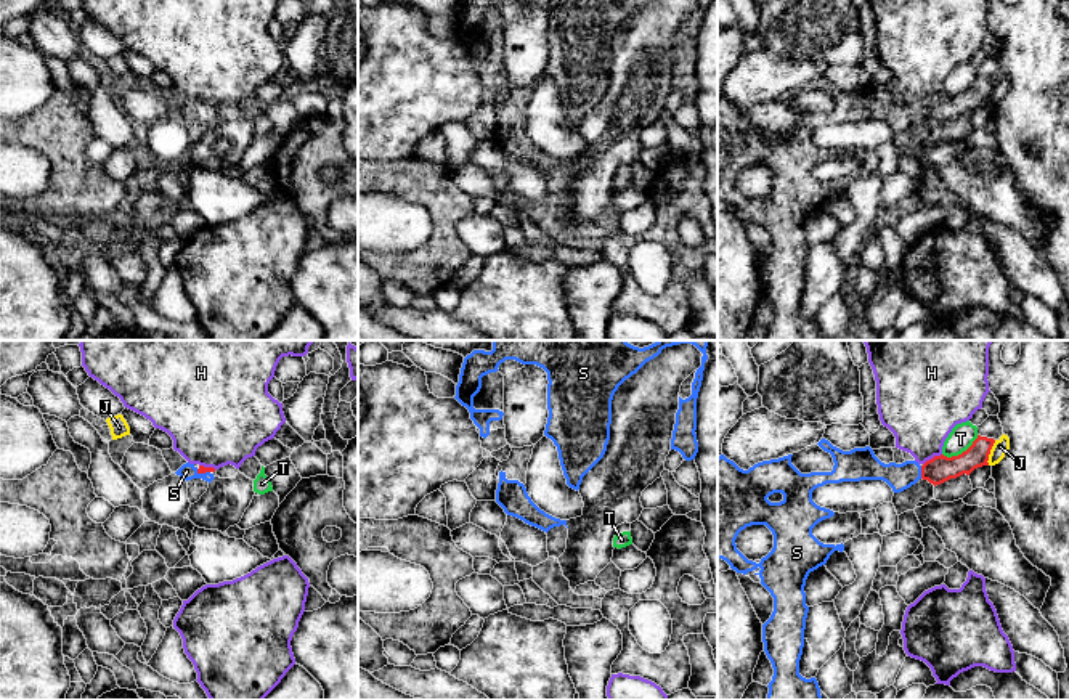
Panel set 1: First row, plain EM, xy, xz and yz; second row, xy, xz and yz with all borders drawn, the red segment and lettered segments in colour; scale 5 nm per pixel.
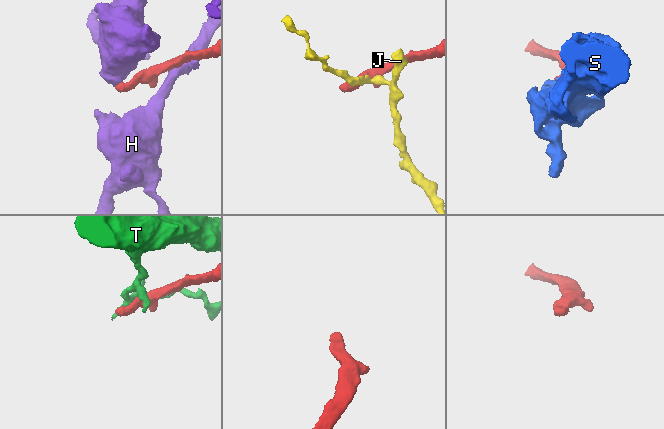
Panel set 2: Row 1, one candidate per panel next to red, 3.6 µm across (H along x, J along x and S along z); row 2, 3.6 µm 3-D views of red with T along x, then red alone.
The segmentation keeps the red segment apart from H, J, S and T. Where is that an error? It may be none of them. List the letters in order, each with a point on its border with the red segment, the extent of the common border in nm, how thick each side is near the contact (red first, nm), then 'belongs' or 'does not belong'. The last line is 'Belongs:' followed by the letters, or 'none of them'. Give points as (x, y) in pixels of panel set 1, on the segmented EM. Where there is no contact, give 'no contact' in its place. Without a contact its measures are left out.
H: yz (933, 458) | 110 nm | 140/360 nm | does not belong
J: yz (989, 453) | 130 nm | 120/80 nm | does not belong
S: yz (922, 472) | 60 nm | 140/140 nm | belongs
T: yz (962, 453) | 200 nm | 140/120 nm | does not belong
Belongs: S

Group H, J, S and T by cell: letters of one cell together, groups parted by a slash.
H / J / S / T

